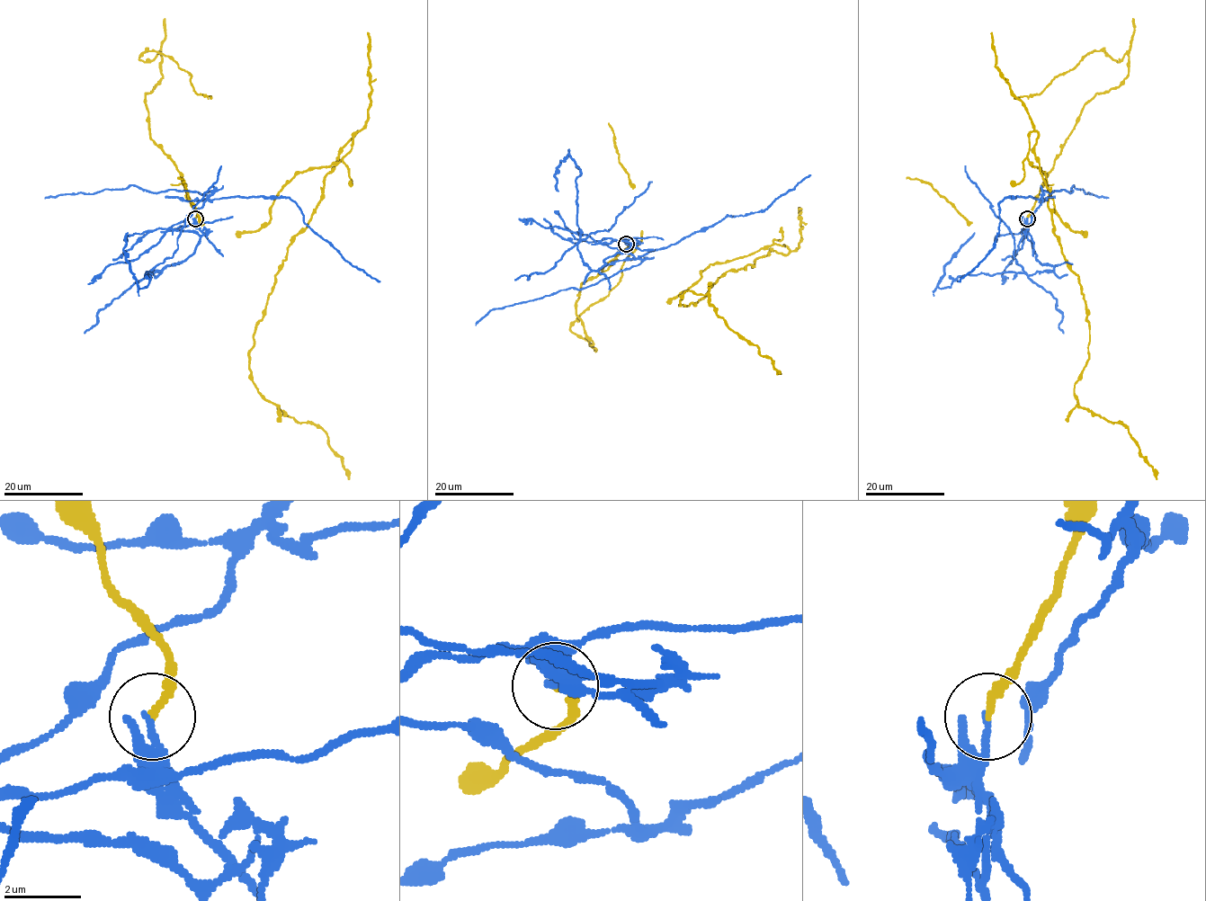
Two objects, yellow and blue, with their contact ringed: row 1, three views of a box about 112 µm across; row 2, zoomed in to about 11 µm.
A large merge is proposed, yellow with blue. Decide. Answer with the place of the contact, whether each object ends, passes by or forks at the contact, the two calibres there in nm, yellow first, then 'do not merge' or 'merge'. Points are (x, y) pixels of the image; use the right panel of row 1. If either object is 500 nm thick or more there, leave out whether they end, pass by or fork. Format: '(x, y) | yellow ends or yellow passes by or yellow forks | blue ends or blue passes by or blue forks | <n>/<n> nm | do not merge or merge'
(1027, 218) | yellow ends | blue ends | 180/170 nm | do not merge

